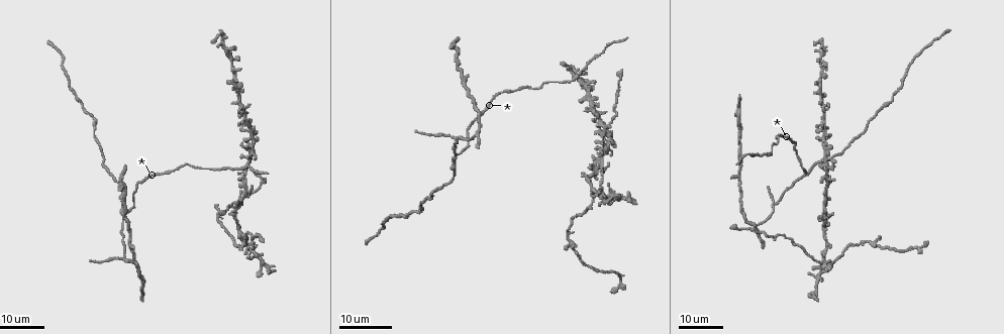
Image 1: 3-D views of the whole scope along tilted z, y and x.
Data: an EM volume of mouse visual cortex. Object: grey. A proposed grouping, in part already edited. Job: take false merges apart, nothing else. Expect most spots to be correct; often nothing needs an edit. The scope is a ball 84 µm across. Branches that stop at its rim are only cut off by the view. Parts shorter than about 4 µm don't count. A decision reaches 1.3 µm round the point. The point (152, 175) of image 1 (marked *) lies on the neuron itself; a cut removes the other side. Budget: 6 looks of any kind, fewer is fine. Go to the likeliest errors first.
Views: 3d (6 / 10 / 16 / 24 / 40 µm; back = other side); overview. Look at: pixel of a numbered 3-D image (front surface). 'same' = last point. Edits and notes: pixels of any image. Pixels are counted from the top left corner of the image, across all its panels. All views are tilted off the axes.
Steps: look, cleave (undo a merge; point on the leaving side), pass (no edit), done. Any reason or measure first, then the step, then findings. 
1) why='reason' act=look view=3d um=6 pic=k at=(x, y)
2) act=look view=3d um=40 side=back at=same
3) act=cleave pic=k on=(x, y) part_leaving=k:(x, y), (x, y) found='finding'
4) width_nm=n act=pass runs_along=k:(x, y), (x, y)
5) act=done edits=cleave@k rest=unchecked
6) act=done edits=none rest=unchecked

why='looks like a crossing' act=look view=3d um=24 pic=1 at=(821, 262)

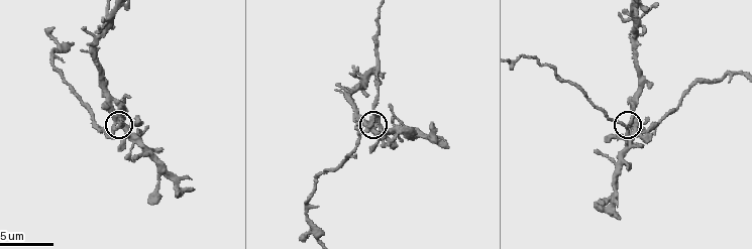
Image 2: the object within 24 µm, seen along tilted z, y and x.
act=look view=3d um=6 pic=2 at=(115, 122)

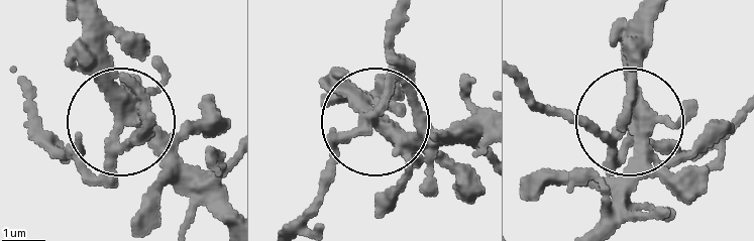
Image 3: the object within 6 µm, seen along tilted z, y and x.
width_nm=330 act=cleave pic=3 on=(569, 112) part_leaving=3:(110, 145), (85, 164), (41, 121) found='a second neuron is stuck on'

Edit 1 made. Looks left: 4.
why='two arms in line, one across' act=look view=3d um=24 pic=1 at=(125, 259)

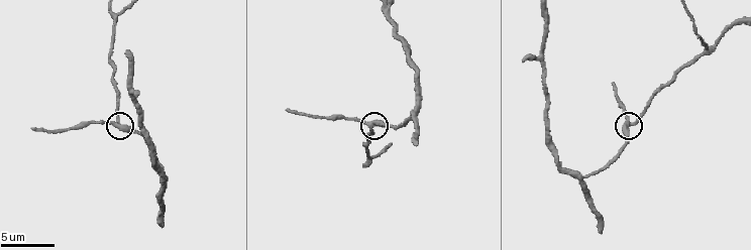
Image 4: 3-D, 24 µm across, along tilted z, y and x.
act=look view=3d um=6 pic=4 at=(369, 121)

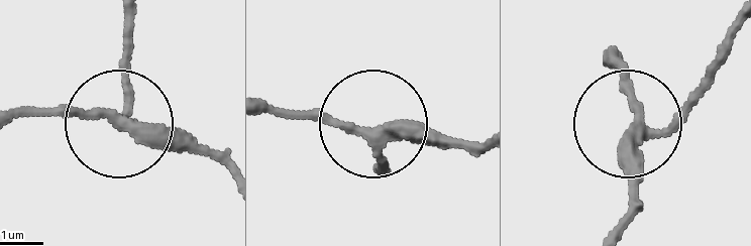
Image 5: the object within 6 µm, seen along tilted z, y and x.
arms=3 act=pass runs_along=5:(733, 36), (705, 86), (650, 131), (636, 126), (618, 53) found='continuous, no second neuron'

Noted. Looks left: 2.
why='arms part here' act=look view=3d um=6 pic=4 at=(708, 51)

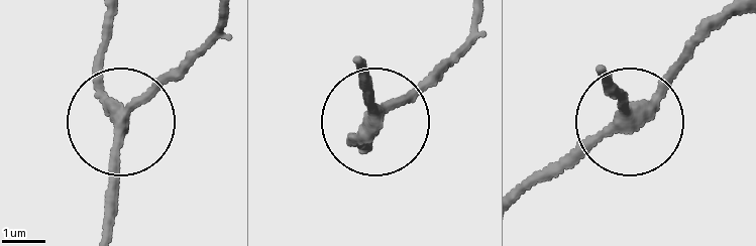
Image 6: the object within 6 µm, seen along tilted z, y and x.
width_nm=280 act=pass runs_along=6:(602, 75), (606, 96), (634, 113), (695, 45) found='one neuron here'

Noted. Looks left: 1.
act=done edits=cleave@3 rest=unchecked

